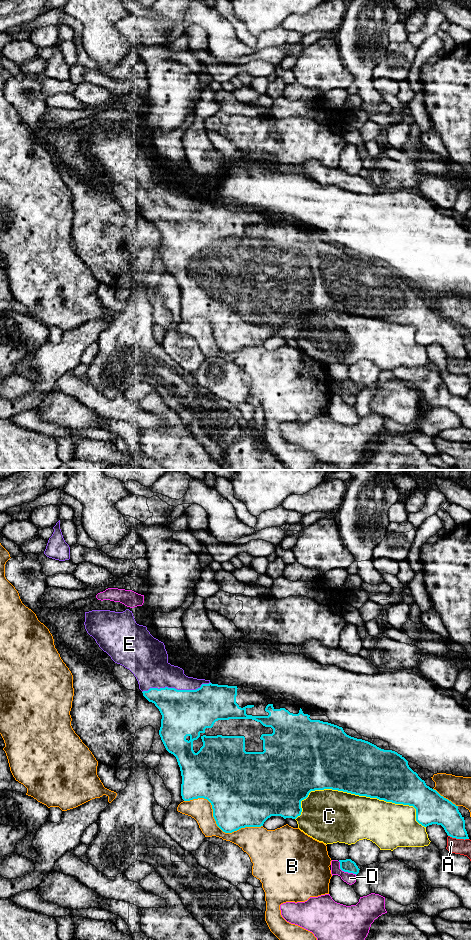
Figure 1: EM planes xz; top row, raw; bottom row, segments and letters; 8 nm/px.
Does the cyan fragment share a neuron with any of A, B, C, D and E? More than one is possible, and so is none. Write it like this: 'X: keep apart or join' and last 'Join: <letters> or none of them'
A: keep apart
B: keep apart
C: keep apart
D: keep apart
E: join
Join: E

